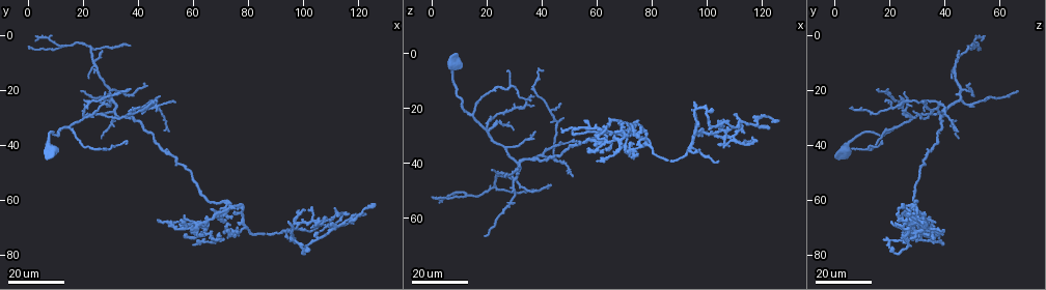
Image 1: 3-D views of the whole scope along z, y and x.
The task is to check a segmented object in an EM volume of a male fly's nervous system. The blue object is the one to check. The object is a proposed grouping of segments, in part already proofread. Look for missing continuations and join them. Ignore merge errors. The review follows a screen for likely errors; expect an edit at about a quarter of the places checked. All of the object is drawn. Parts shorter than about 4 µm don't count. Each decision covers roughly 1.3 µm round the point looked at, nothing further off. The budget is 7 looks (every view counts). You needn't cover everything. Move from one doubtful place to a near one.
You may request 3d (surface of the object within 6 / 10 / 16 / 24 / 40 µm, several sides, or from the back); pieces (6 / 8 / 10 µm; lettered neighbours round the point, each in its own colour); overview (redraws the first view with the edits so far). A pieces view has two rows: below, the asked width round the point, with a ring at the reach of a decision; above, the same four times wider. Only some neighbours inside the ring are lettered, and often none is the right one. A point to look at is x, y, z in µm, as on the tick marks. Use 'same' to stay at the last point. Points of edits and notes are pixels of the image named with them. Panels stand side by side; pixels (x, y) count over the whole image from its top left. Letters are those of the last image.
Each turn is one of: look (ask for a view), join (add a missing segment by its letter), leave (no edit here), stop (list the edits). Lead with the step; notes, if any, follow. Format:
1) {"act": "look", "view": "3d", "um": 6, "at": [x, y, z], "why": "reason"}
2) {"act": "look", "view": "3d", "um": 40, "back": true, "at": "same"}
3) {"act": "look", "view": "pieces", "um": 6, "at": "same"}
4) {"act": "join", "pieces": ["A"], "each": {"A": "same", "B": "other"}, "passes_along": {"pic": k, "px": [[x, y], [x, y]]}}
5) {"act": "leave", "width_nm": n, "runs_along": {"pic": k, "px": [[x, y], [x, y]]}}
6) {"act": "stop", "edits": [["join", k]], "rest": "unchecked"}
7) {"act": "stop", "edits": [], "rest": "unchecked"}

{"act": "look", "view": "3d", "um": 16, "at": [54, 24, 32], "why": "tapers out"}

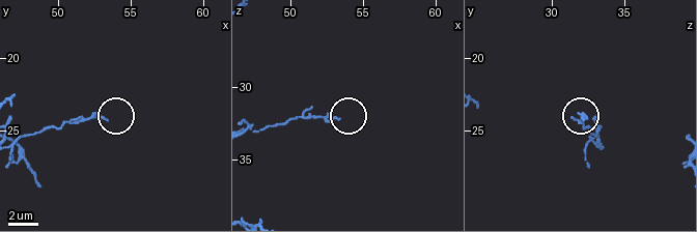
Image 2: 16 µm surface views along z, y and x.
{"act": "look", "view": "pieces", "um": 6, "at": [53.4, 24.2, 32.2]}

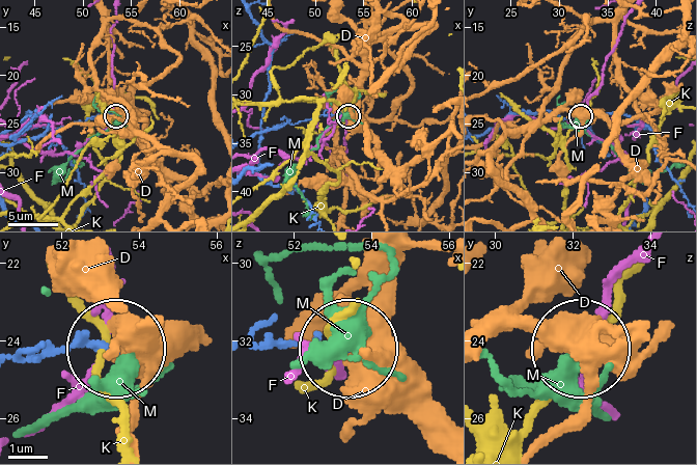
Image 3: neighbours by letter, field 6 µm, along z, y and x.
{"act": "leave", "width_nm": 150, "each": {"D": "other", "F": "other", "K": "other", "M": "other"}, "found": "no lettered segment goes on from it"}

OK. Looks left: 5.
{"act": "look", "view": "3d", "um": 16, "at": [94, 68, 20]}

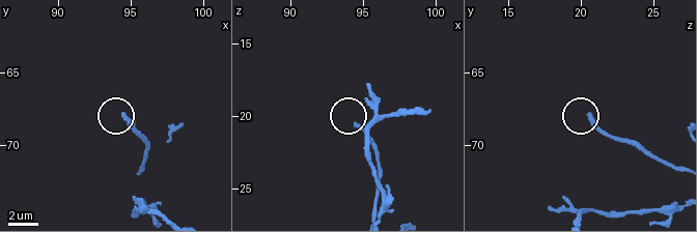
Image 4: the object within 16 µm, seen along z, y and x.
{"act": "look", "view": "pieces", "um": 10, "at": [94.6, 68.0, 20.6]}

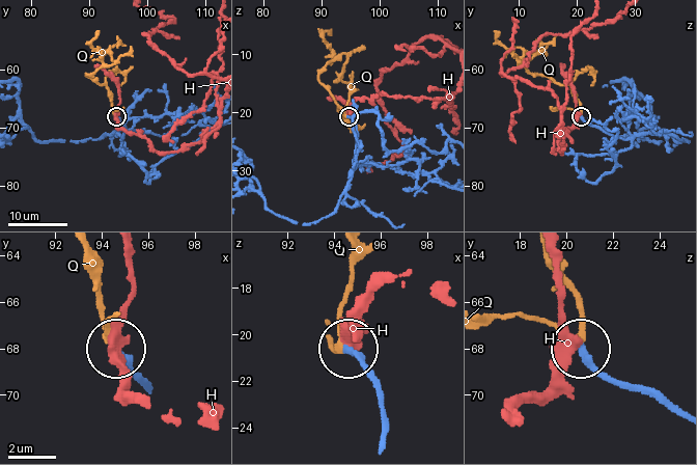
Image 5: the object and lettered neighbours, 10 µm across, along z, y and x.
{"act": "join", "pieces": ["Q"], "each": {"H": "other", "Q": "same"}, "found": "it goes on there"}

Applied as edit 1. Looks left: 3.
{"act": "look", "view": "overview"}

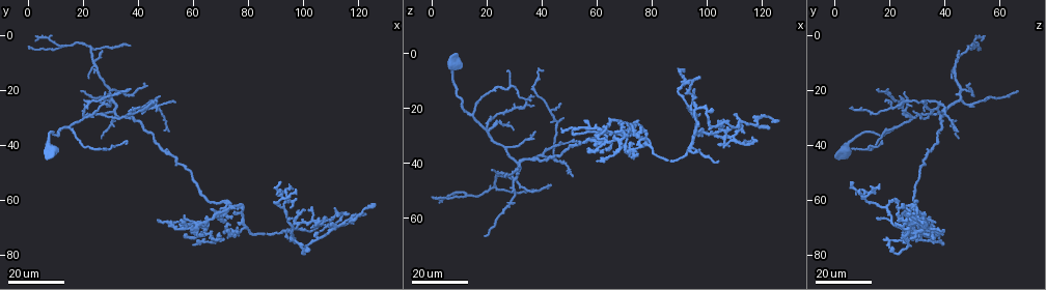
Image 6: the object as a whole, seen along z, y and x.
{"act": "look", "view": "3d", "um": 24, "at": [67, 74, 29], "why": "an open end"}

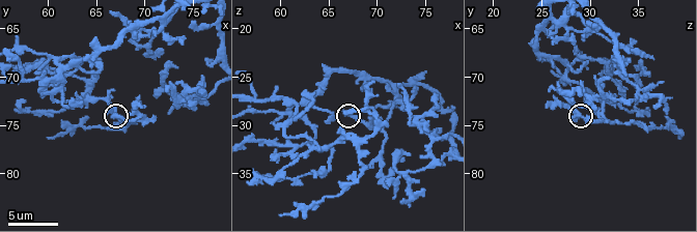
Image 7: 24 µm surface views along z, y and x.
{"act": "look", "view": "pieces", "um": 6, "at": [66.8, 74.2, 28.4]}

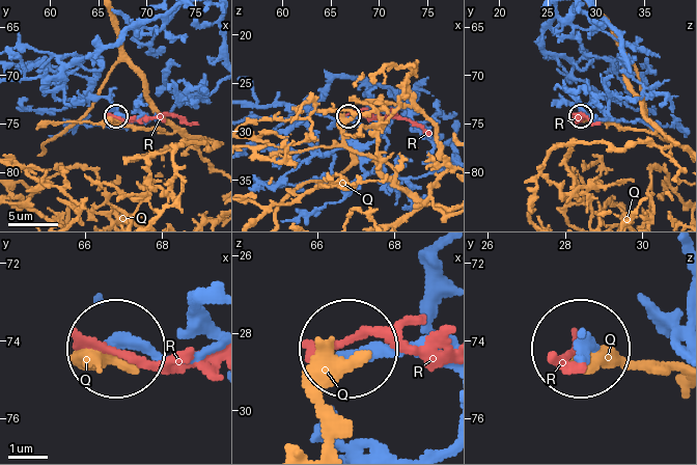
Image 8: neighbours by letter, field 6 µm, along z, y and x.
{"act": "leave", "each": {"Q": "other", "R": "other"}, "found": "no lettered segment goes on from it"}

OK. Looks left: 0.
{"act": "stop", "edits": [["join", 5]], "rest": "unchecked"}

